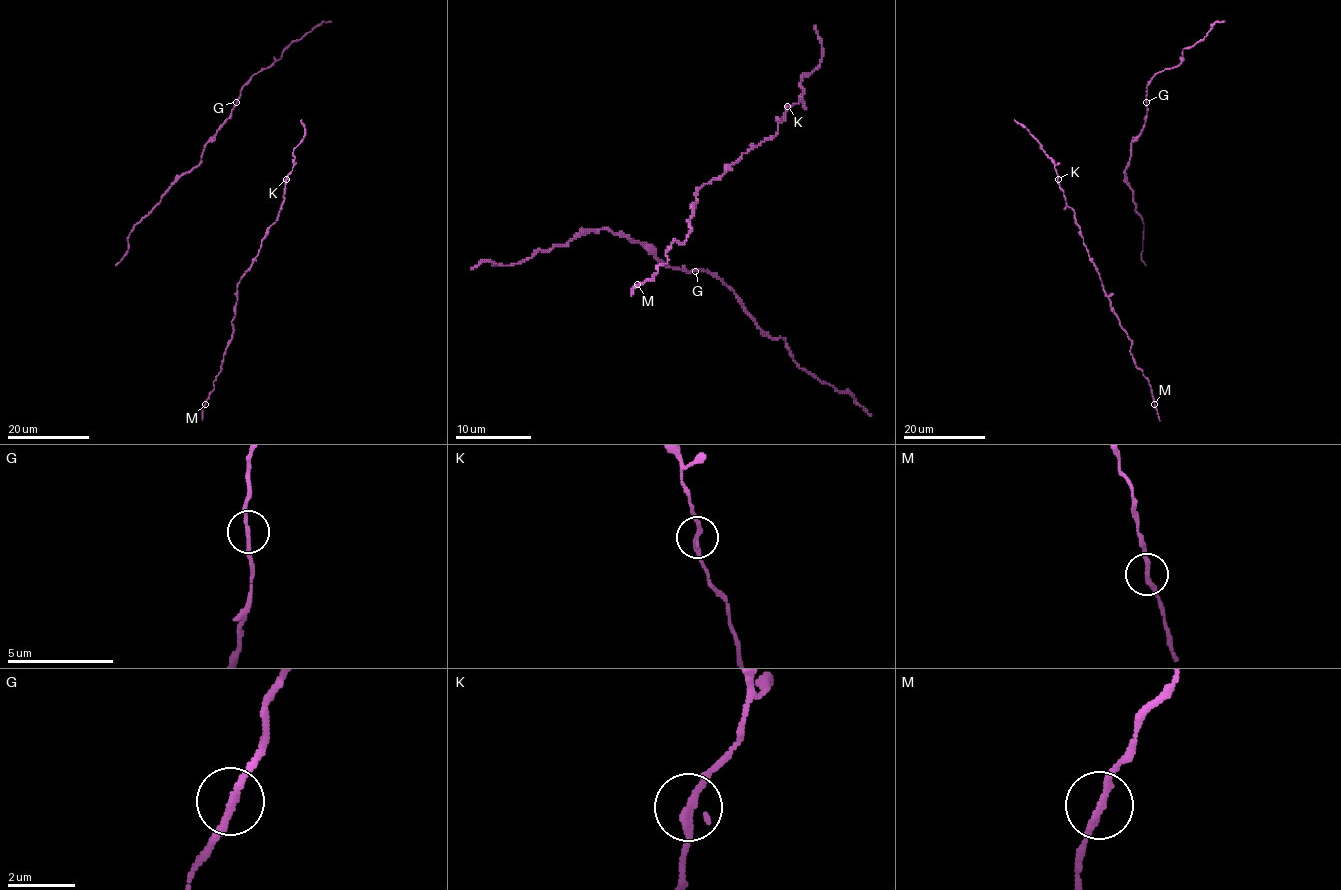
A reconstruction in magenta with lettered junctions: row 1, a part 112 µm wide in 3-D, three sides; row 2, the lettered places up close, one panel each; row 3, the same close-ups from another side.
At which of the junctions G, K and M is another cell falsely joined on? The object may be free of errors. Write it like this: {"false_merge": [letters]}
{"false_merge": []}

